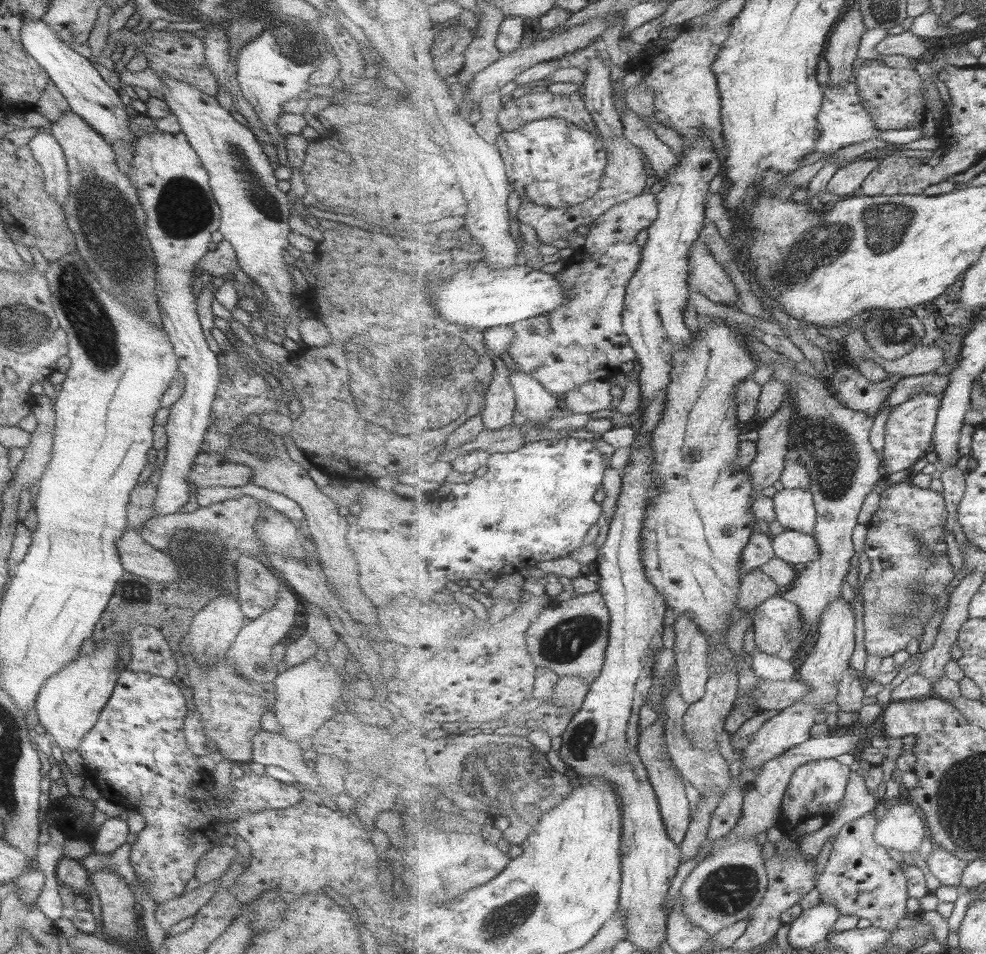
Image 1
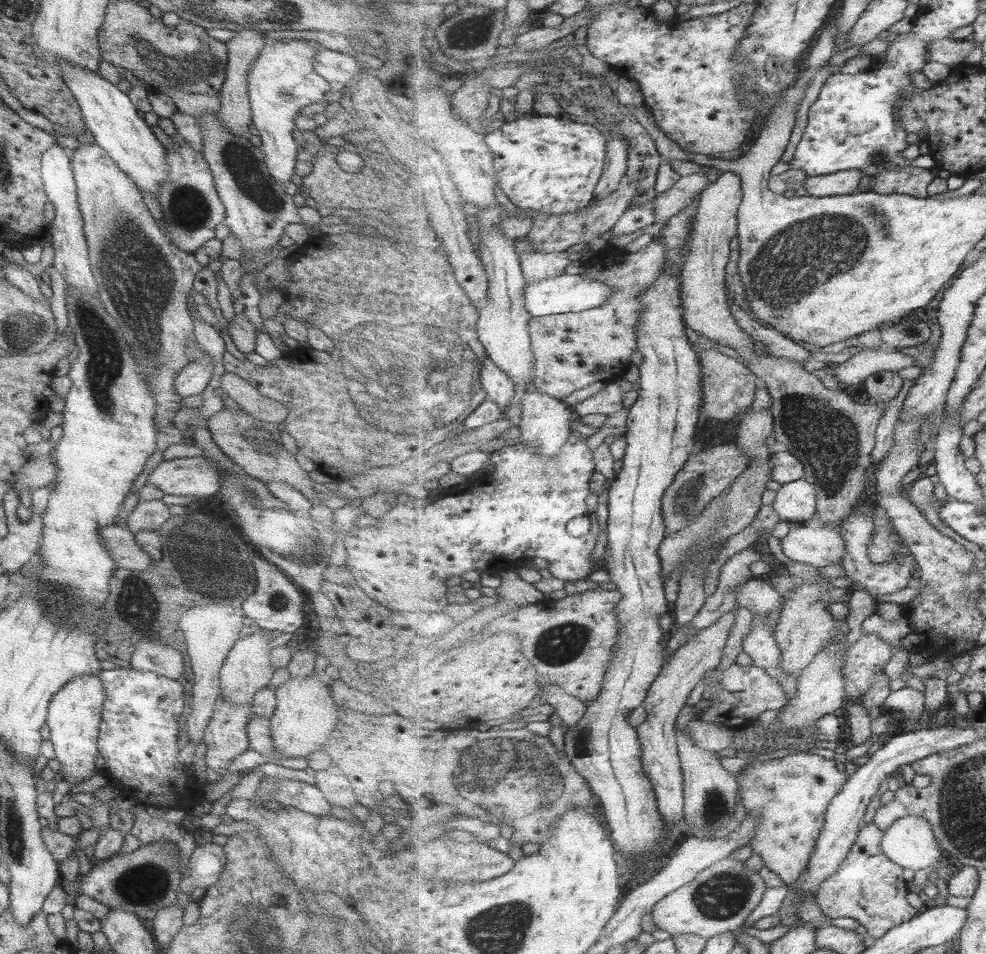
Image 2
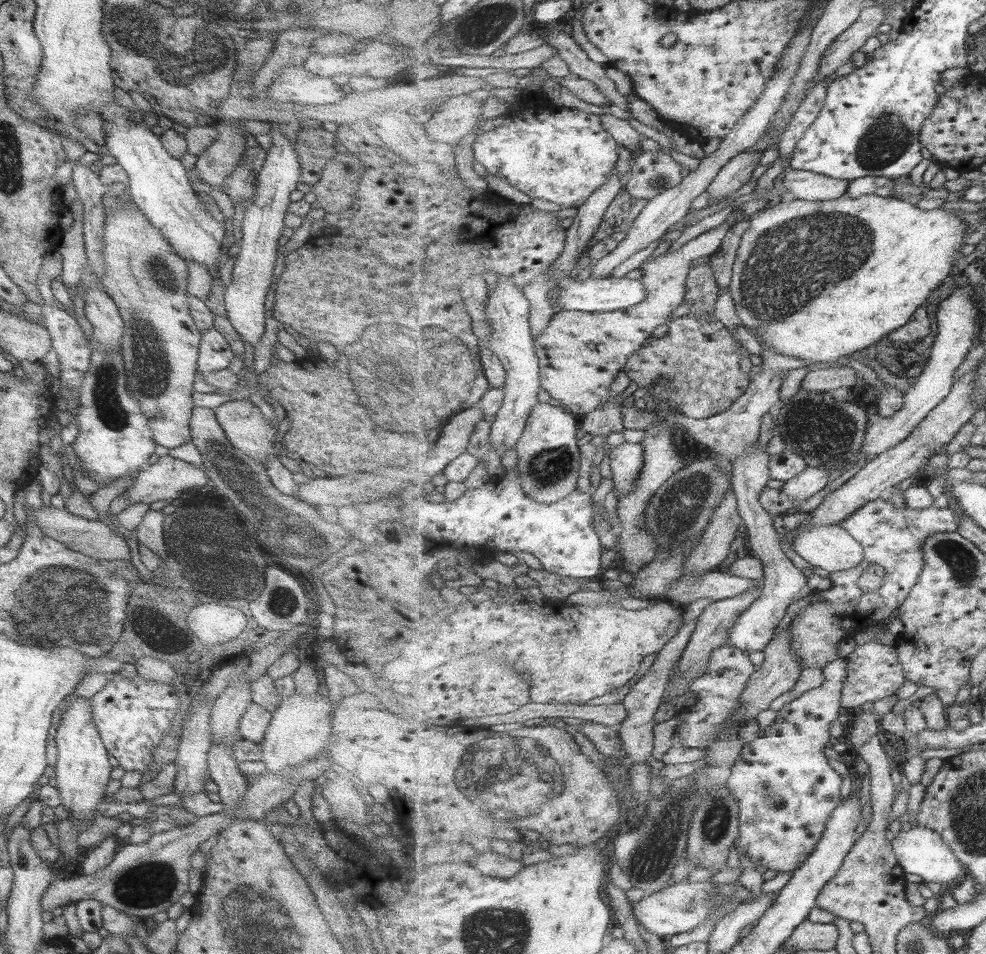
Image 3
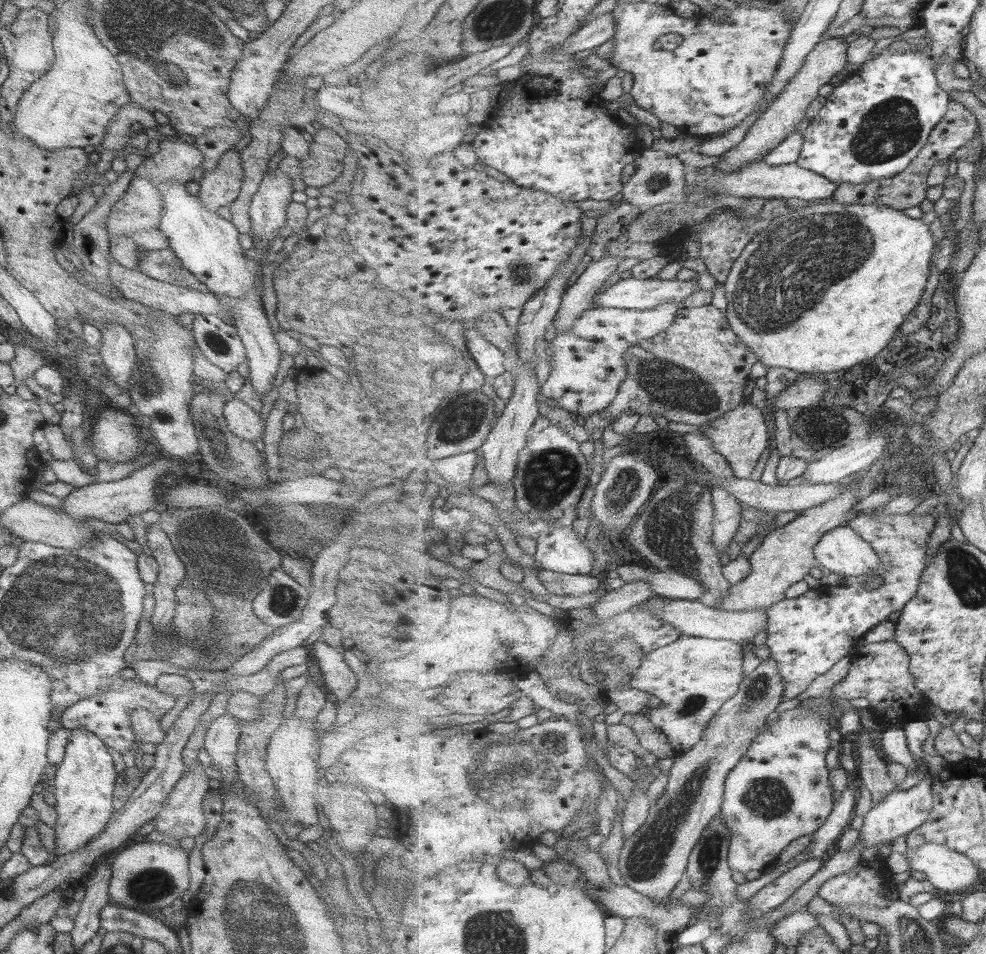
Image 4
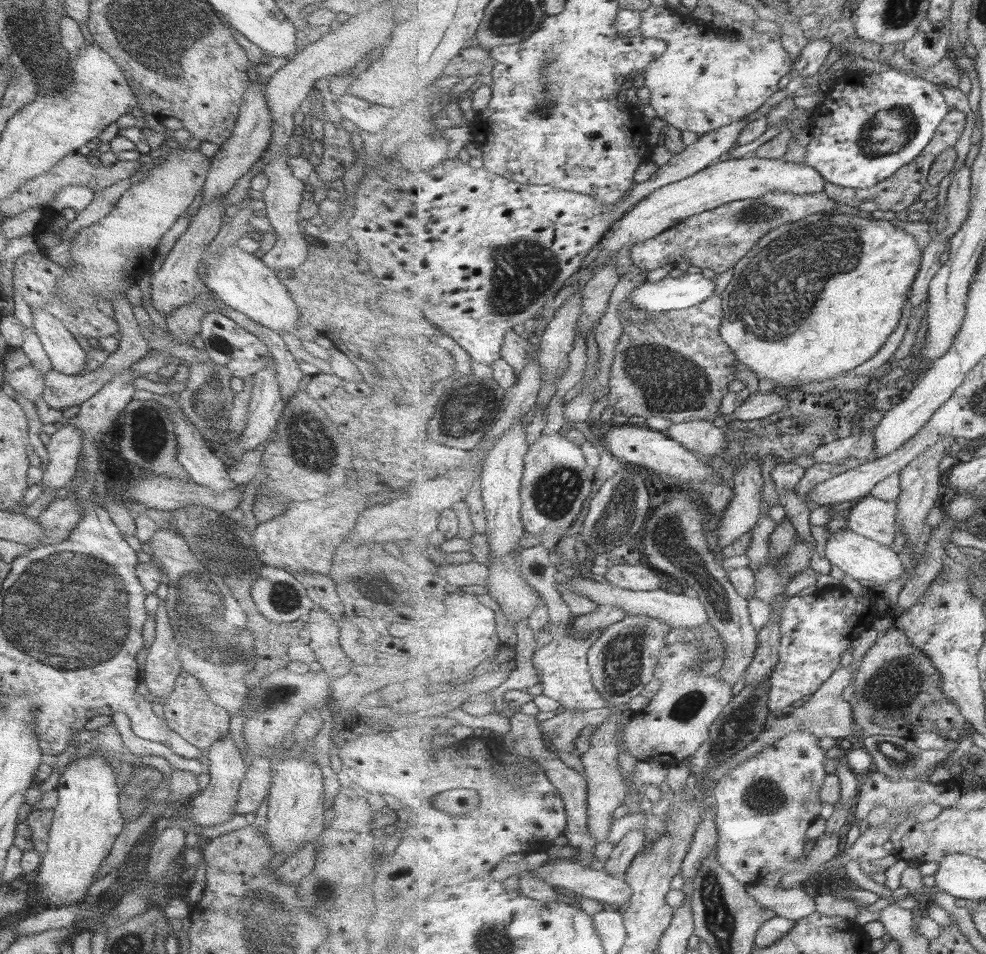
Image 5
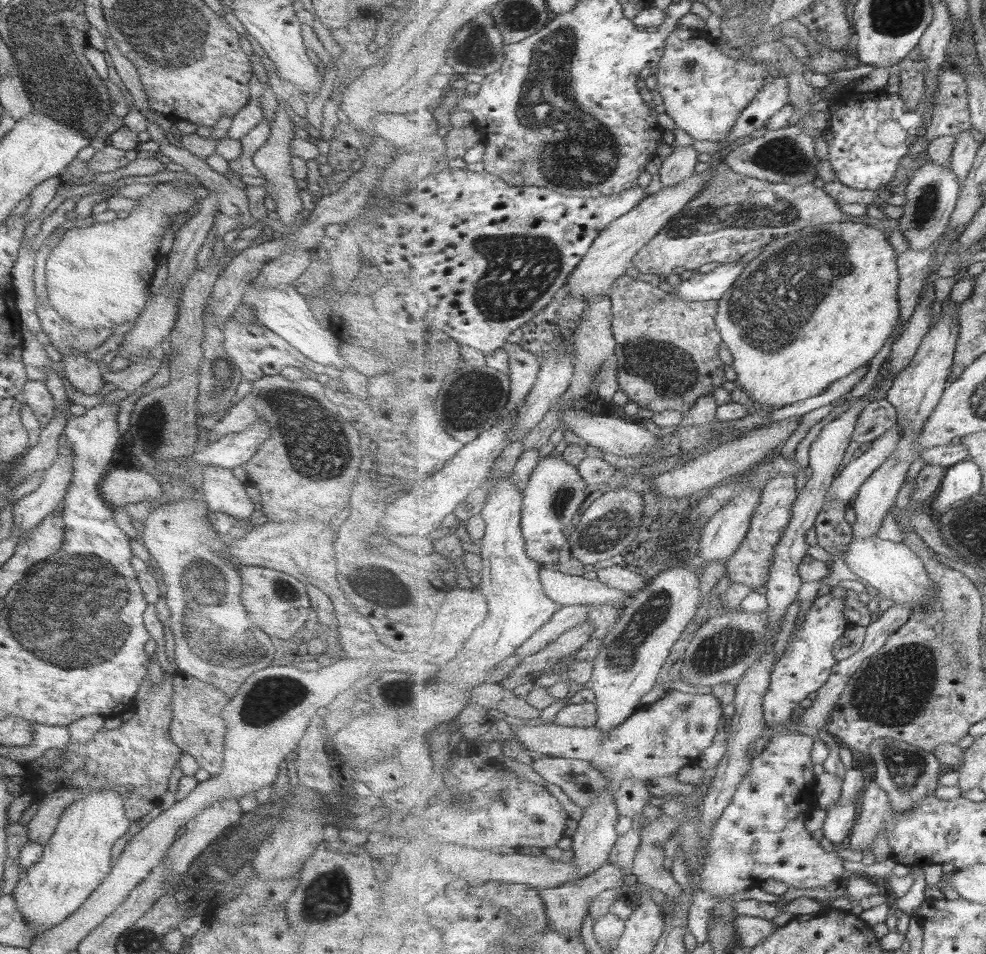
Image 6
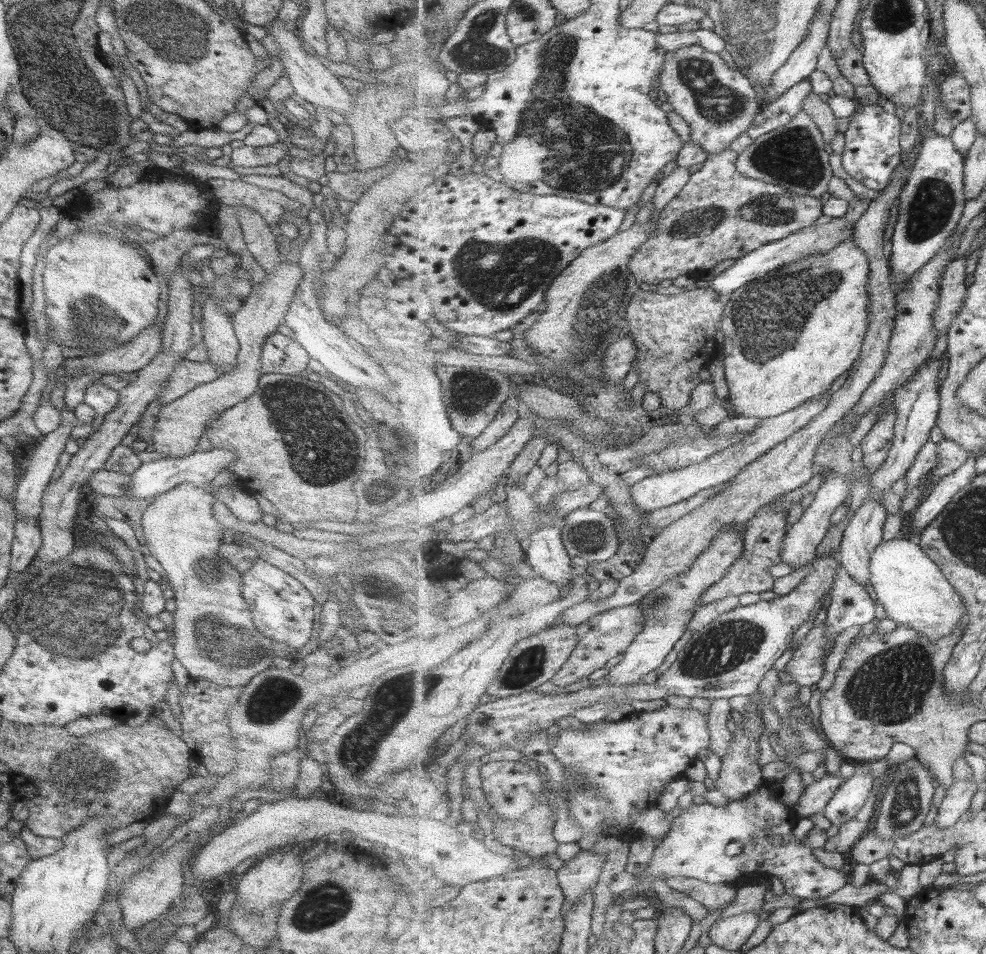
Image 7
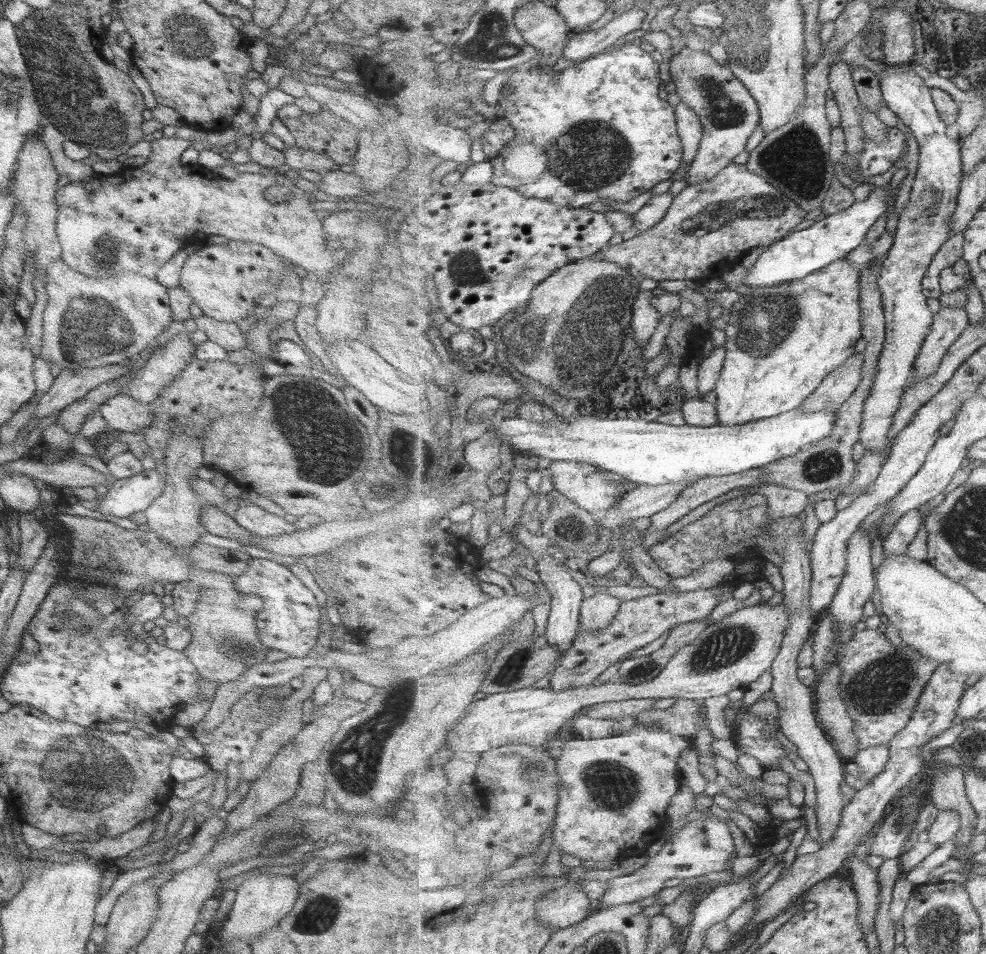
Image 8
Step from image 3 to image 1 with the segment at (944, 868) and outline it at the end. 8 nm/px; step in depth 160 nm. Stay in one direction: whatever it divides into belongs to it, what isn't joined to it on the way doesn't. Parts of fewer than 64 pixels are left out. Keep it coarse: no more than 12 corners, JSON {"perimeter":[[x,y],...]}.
{"perimeter":[[893,801],[874,837],[911,855],[927,820],[916,804]]}

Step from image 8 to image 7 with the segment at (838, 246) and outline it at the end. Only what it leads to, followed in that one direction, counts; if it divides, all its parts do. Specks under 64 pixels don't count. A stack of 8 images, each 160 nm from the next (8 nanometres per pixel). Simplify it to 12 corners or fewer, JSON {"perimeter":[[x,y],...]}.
{"perimeter":[[844,217],[754,250],[711,280],[731,295],[854,237]]}

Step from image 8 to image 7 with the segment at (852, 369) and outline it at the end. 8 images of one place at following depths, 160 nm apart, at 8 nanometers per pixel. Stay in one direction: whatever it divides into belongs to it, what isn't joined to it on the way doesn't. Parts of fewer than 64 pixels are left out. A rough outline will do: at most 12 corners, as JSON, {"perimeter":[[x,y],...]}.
{"perimeter":[[819,395],[751,436],[630,487],[645,512],[733,480],[828,407]]}

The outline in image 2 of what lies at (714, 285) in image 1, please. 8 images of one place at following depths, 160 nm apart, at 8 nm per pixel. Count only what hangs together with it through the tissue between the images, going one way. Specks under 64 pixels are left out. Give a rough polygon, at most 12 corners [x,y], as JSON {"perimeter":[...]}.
{"perimeter":[[728,293],[734,317],[747,334],[768,354],[801,365],[812,358],[777,329],[753,320]]}

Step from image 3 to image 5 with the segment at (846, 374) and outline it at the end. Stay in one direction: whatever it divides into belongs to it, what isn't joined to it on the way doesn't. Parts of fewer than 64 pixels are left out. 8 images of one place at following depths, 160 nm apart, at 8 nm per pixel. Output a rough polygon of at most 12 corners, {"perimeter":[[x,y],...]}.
{"perimeter":[[757,391],[730,419],[764,419],[785,408],[781,392]]}

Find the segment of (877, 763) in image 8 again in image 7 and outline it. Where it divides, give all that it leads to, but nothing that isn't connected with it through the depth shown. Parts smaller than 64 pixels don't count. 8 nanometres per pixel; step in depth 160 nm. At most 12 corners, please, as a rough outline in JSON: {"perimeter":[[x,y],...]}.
{"perimeter":[[869,762],[855,766],[825,807],[839,827],[868,801],[874,787]]}

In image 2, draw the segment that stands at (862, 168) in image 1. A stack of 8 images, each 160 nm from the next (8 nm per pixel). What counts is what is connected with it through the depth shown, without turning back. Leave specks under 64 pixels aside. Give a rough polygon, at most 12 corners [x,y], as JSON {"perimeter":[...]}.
{"perimeter":[[861,171],[809,176],[803,187],[817,198],[859,191]]}

